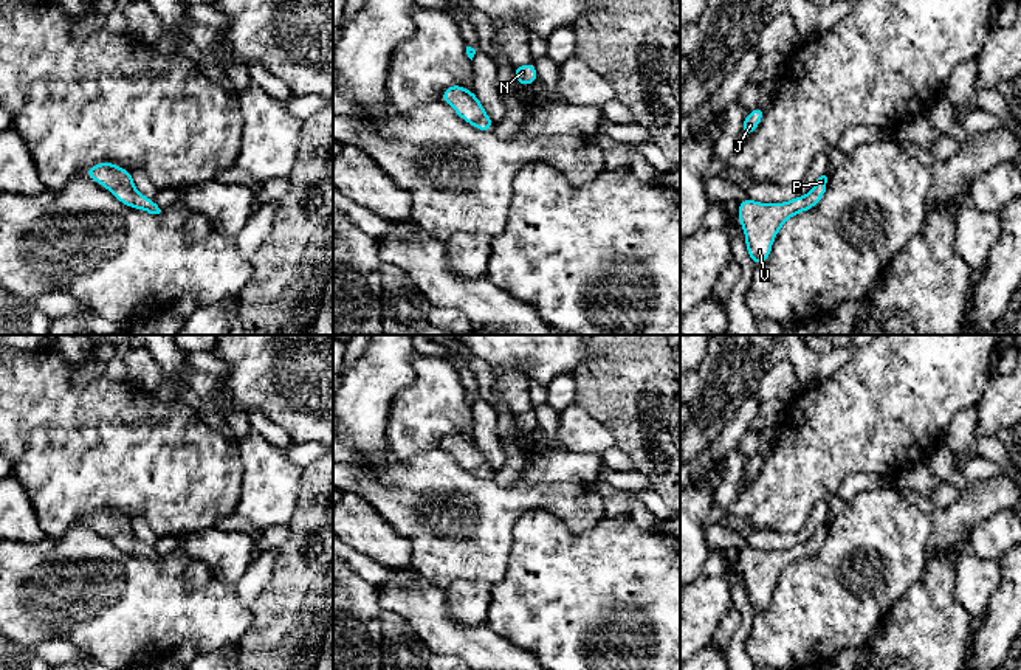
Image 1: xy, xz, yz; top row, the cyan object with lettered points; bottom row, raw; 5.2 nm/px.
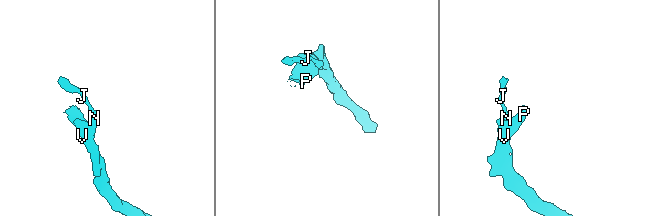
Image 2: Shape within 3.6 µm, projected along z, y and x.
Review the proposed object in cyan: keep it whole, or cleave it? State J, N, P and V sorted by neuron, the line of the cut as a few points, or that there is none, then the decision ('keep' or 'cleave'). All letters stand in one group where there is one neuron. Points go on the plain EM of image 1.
groups J N P V; cut none; keep

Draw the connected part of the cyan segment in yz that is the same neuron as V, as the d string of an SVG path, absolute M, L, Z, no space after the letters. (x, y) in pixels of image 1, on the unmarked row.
M821 523L809 541L782 551L759 551L750 546L739 549L737 568L745 582L745 592L753 613L764 611L781 574L795 561L816 554L826 540L827 524Z

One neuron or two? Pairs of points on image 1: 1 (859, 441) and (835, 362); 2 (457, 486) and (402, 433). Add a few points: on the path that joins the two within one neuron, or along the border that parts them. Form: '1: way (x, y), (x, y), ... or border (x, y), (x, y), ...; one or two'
1: border (851, 355), (825, 380), (806, 388); two
2: border (439, 444), (406, 461), (400, 461), (388, 447); two

